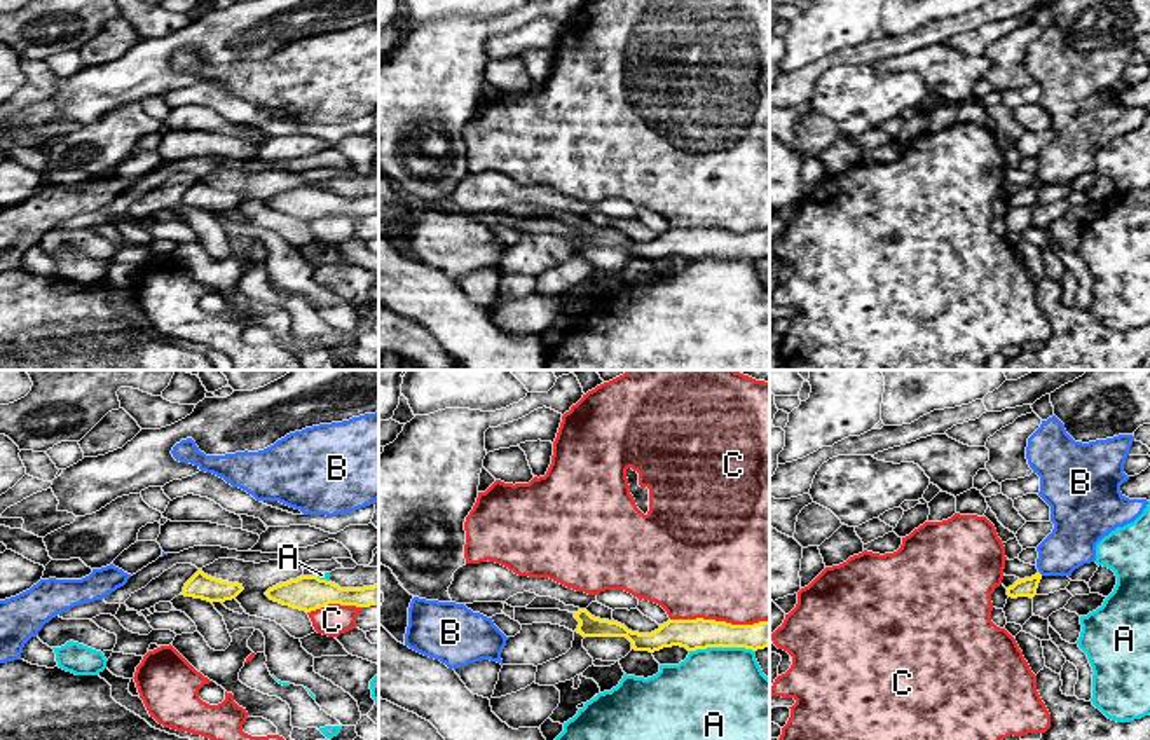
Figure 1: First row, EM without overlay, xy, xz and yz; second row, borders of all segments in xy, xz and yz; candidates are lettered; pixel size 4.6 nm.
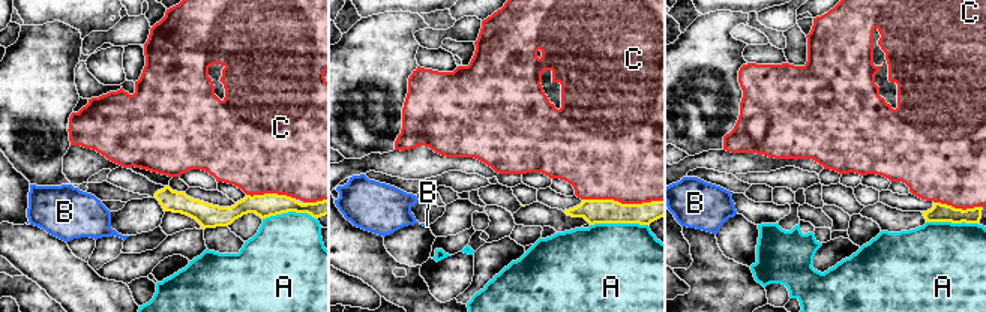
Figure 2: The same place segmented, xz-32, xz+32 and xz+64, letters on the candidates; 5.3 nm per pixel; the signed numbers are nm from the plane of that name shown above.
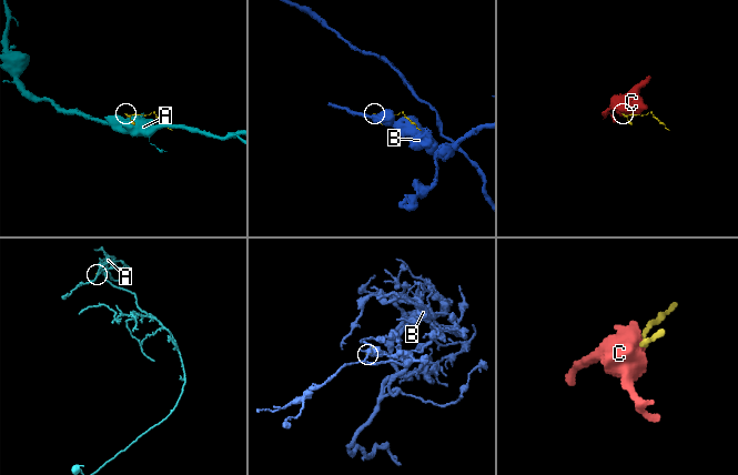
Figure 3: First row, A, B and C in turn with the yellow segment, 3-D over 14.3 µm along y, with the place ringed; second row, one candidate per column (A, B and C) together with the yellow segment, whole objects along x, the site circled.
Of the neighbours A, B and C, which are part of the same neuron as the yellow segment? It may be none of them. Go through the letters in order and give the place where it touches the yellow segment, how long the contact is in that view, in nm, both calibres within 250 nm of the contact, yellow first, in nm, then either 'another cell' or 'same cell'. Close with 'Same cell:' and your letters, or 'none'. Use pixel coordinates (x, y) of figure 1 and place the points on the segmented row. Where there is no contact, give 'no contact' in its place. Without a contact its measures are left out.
A: xz (721, 646) | 300 nm | 140/440 nm | another cell
B: no contact | another cell
C: xz (719, 622) | 460 nm | 140/480 nm | another cell
Same cell: none

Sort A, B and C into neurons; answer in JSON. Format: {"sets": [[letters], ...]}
{"sets": [["A"], ["B"], ["C"]]}

